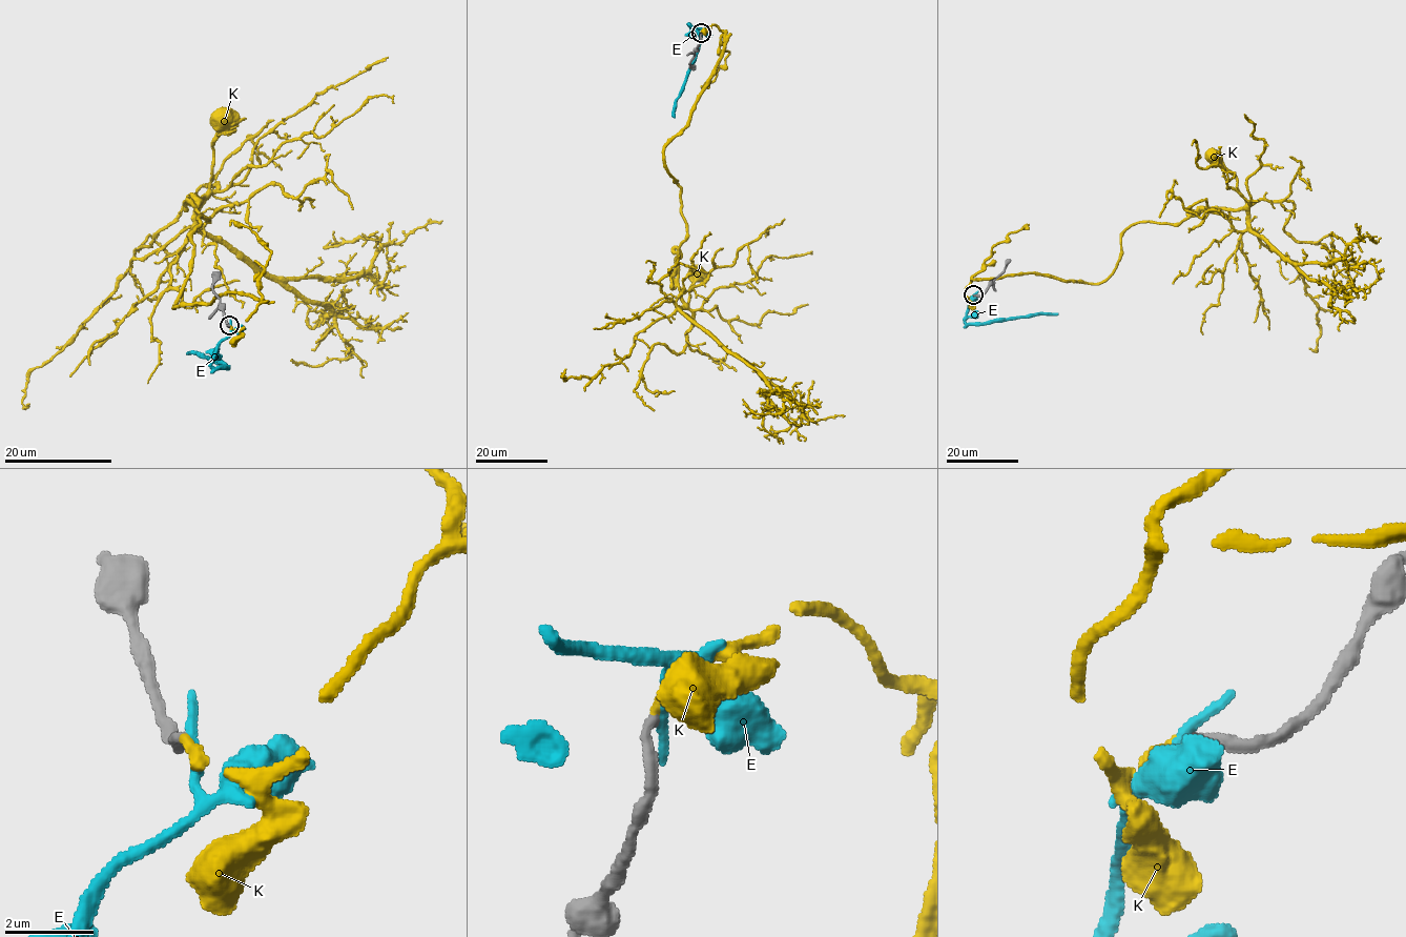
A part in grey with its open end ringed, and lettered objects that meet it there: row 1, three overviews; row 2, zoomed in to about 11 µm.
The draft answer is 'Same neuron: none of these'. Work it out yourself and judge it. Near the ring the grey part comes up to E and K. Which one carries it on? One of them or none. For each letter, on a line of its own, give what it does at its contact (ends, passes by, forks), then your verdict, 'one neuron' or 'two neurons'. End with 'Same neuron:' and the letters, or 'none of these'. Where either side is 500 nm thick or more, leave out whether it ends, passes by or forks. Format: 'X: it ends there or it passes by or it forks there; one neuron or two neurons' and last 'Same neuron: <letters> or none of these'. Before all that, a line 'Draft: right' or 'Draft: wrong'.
Draft: wrong
E: it ends there; two neurons
K: it ends there; one neuron
Same neuron: K

